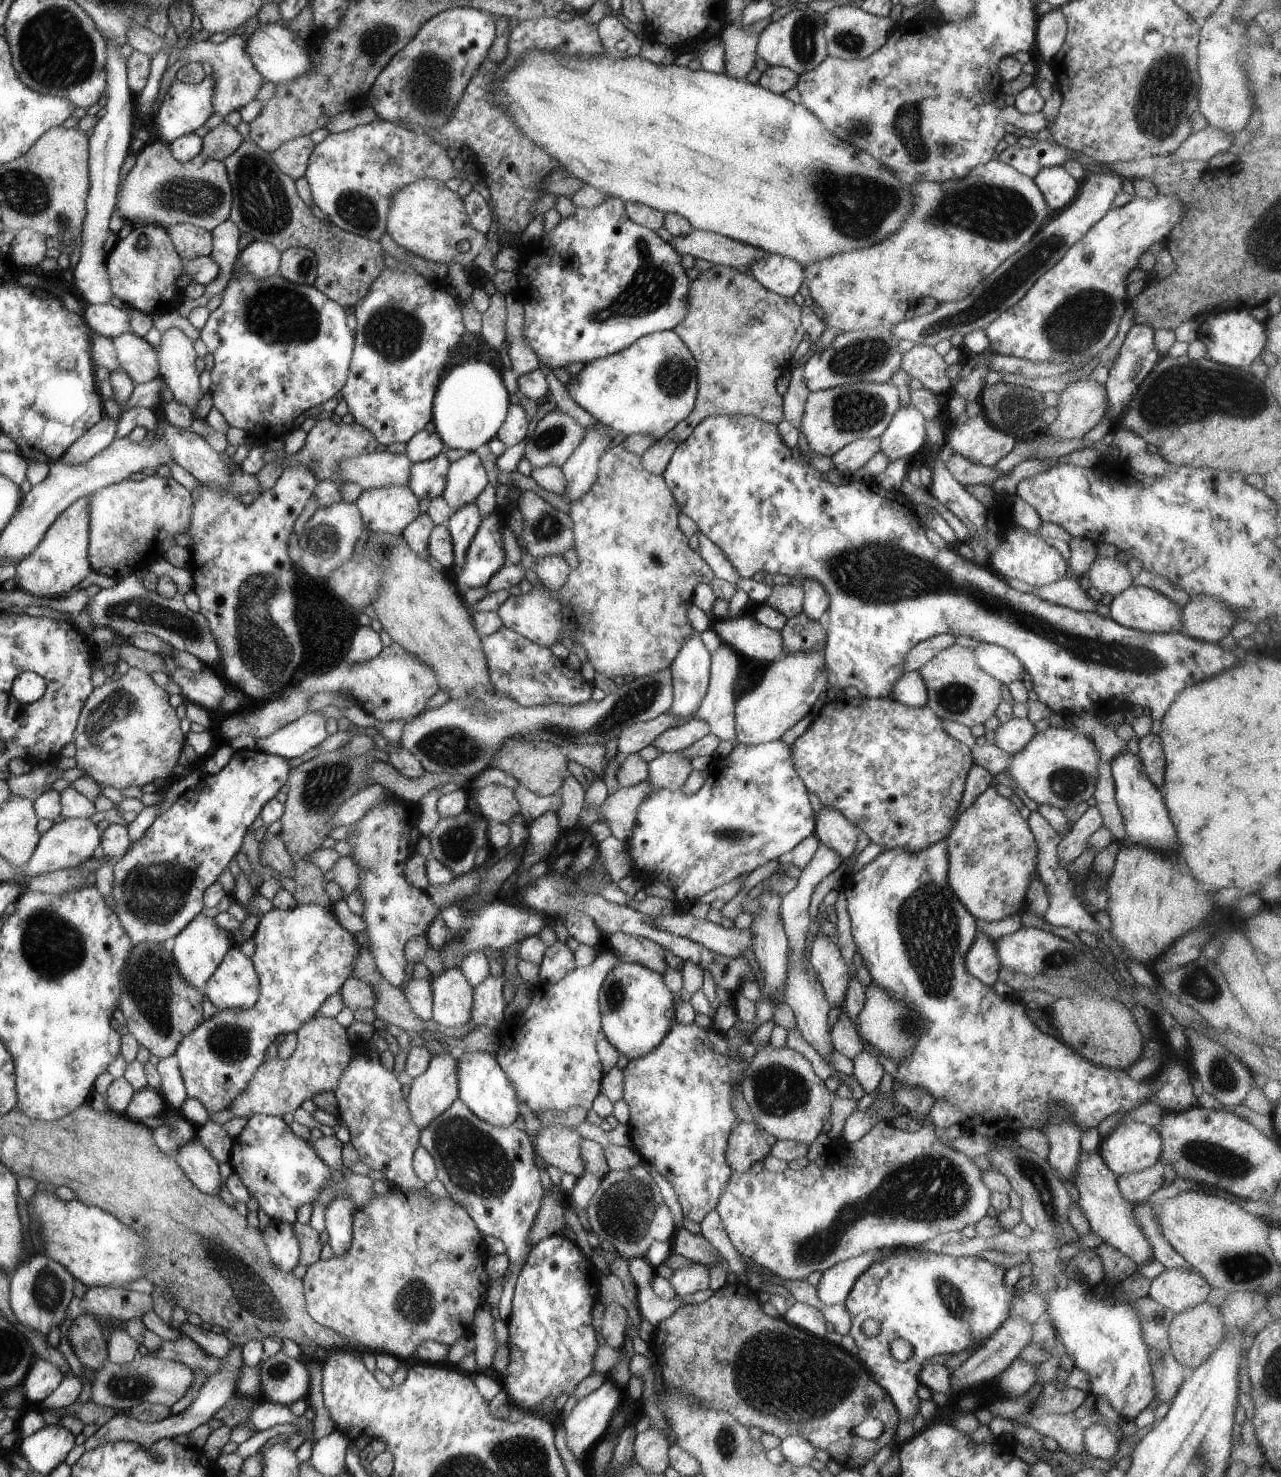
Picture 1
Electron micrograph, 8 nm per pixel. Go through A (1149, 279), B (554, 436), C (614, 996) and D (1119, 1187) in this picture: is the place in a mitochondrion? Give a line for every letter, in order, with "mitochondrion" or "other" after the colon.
A: other
B: mitochondrion
C: mitochondrion
D: other

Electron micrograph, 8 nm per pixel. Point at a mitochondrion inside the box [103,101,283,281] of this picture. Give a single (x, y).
(200, 198)

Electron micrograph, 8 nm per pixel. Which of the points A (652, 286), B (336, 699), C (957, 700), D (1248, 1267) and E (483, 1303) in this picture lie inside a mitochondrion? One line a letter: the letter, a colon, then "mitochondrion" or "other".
A: mitochondrion
B: other
C: mitochondrion
D: mitochondrion
E: other

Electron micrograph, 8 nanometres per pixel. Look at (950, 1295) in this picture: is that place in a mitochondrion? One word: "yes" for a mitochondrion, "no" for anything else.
yes

